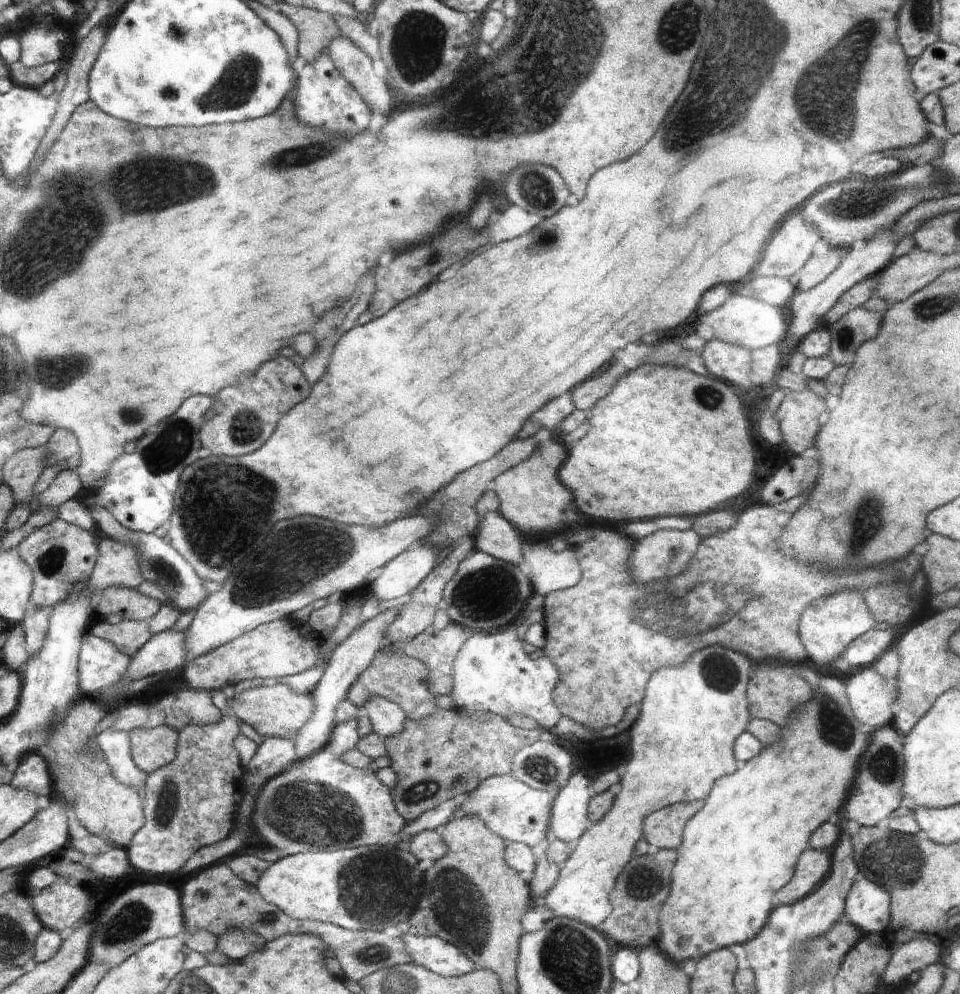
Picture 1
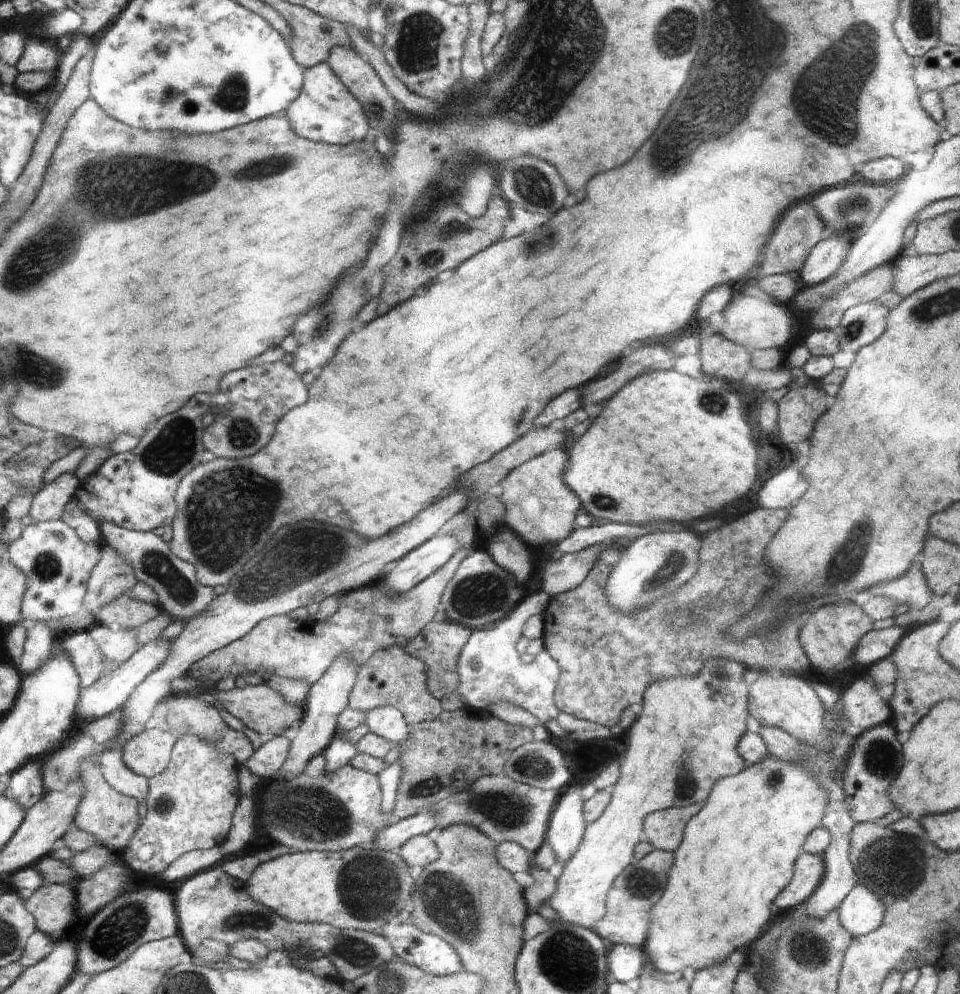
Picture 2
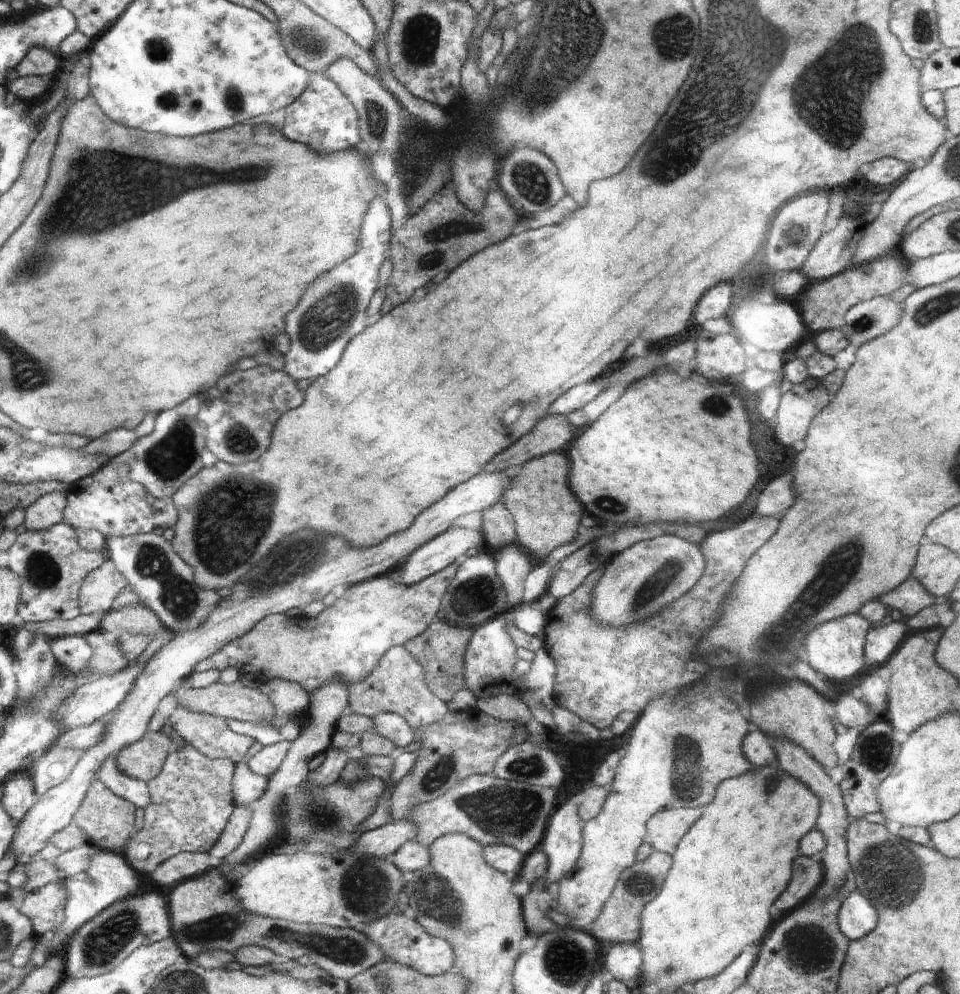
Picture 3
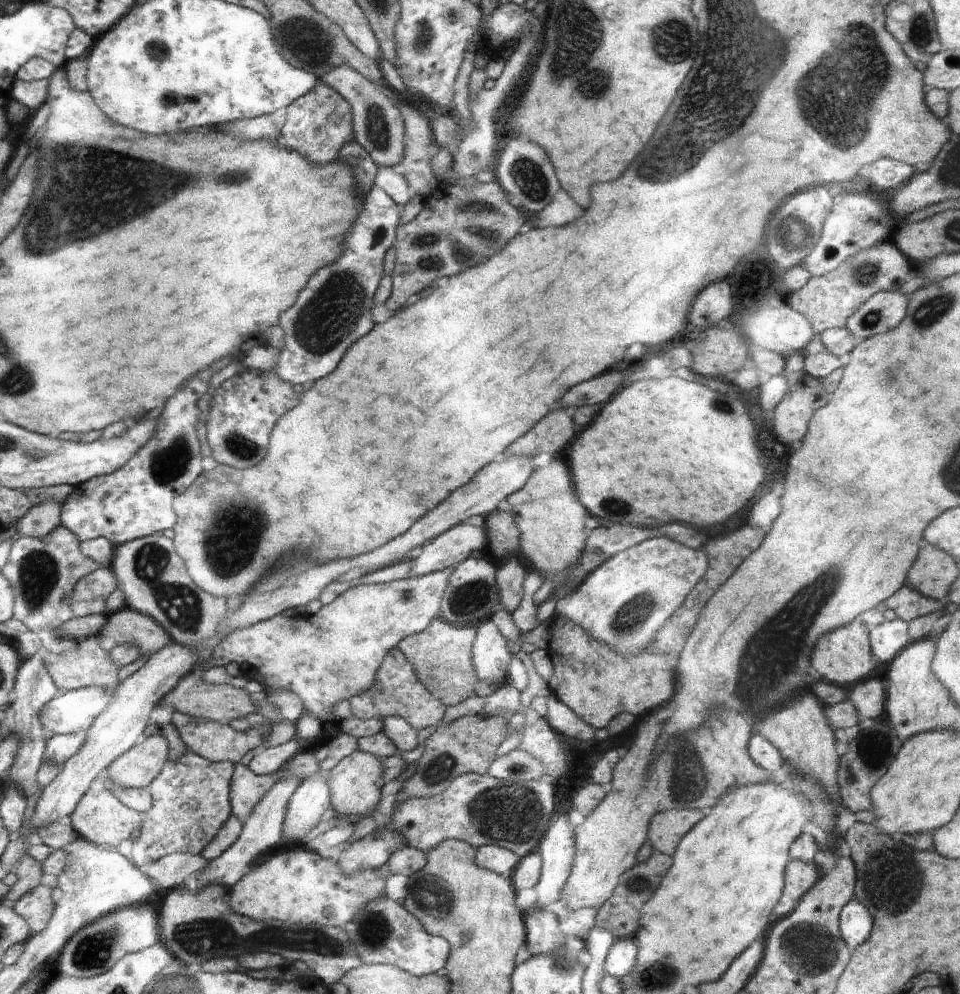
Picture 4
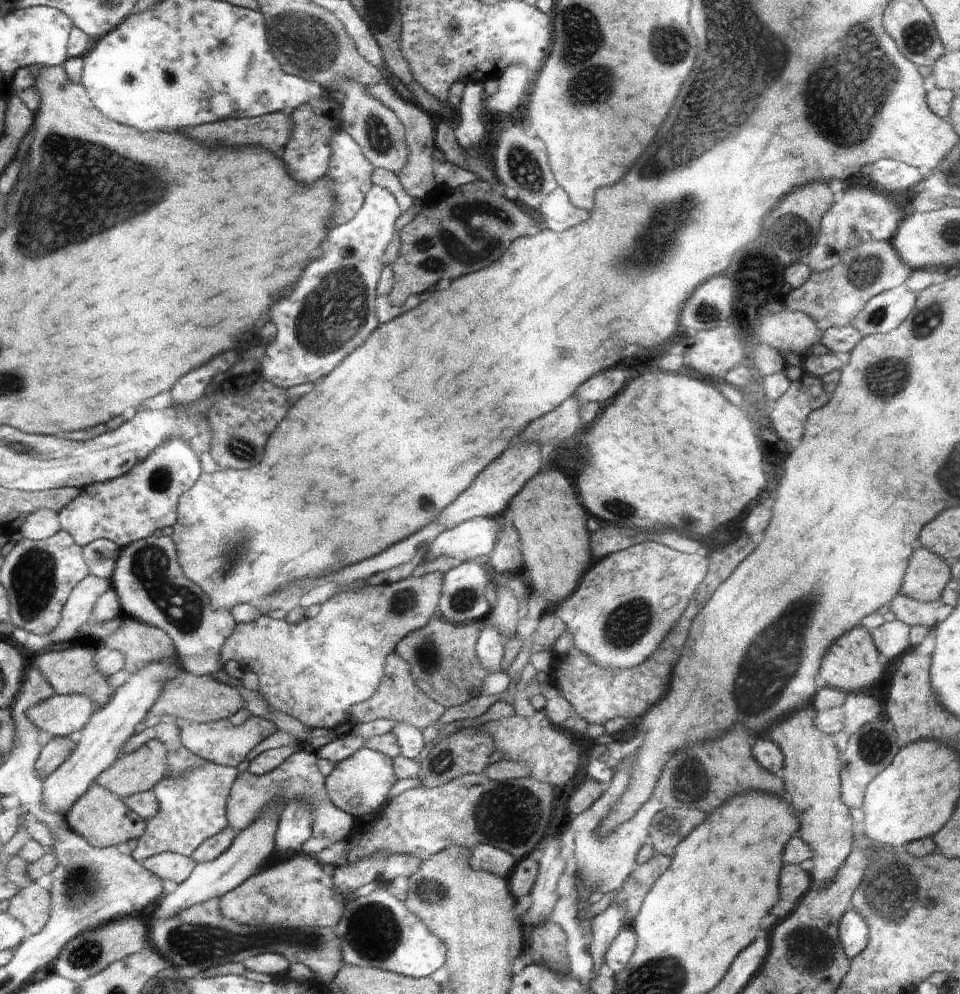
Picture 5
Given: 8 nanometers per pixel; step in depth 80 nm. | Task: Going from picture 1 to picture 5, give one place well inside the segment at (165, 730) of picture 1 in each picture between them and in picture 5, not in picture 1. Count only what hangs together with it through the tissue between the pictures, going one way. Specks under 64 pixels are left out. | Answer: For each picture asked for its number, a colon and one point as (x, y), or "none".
2: (148, 754)
3: (145, 760)
4: (139, 767)
5: (138, 770)

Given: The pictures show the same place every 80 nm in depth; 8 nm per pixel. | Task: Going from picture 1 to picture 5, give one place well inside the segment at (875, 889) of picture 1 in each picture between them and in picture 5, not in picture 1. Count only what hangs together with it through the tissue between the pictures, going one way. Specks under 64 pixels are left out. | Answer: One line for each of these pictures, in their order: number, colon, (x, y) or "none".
2: (861, 911)
3: (856, 918)
4: (855, 923)
5: (852, 929)

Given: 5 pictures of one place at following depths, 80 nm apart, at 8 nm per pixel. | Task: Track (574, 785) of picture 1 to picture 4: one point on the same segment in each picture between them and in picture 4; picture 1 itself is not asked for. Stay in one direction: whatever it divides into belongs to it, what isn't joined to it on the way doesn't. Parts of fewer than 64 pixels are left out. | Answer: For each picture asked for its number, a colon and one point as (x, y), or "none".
2: (566, 827)
3: (563, 837)
4: (557, 849)

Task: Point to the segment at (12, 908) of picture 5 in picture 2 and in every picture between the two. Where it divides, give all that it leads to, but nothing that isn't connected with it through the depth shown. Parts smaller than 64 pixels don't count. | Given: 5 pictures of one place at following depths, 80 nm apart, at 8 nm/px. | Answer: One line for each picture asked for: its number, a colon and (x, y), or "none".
2: (53, 907)
3: (44, 905)
4: (36, 906)

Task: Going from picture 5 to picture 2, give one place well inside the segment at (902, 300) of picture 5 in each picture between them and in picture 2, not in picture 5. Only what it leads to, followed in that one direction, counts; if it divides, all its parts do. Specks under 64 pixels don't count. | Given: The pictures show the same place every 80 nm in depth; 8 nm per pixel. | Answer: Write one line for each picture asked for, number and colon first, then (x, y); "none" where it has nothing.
2: (861, 324)
3: (868, 319)
4: (883, 311)

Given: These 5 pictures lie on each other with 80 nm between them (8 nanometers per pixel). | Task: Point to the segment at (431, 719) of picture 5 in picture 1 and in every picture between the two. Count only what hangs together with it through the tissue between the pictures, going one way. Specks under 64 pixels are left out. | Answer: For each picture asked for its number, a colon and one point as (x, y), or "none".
1: (396, 676)
2: (391, 677)
3: (397, 683)
4: (397, 691)

